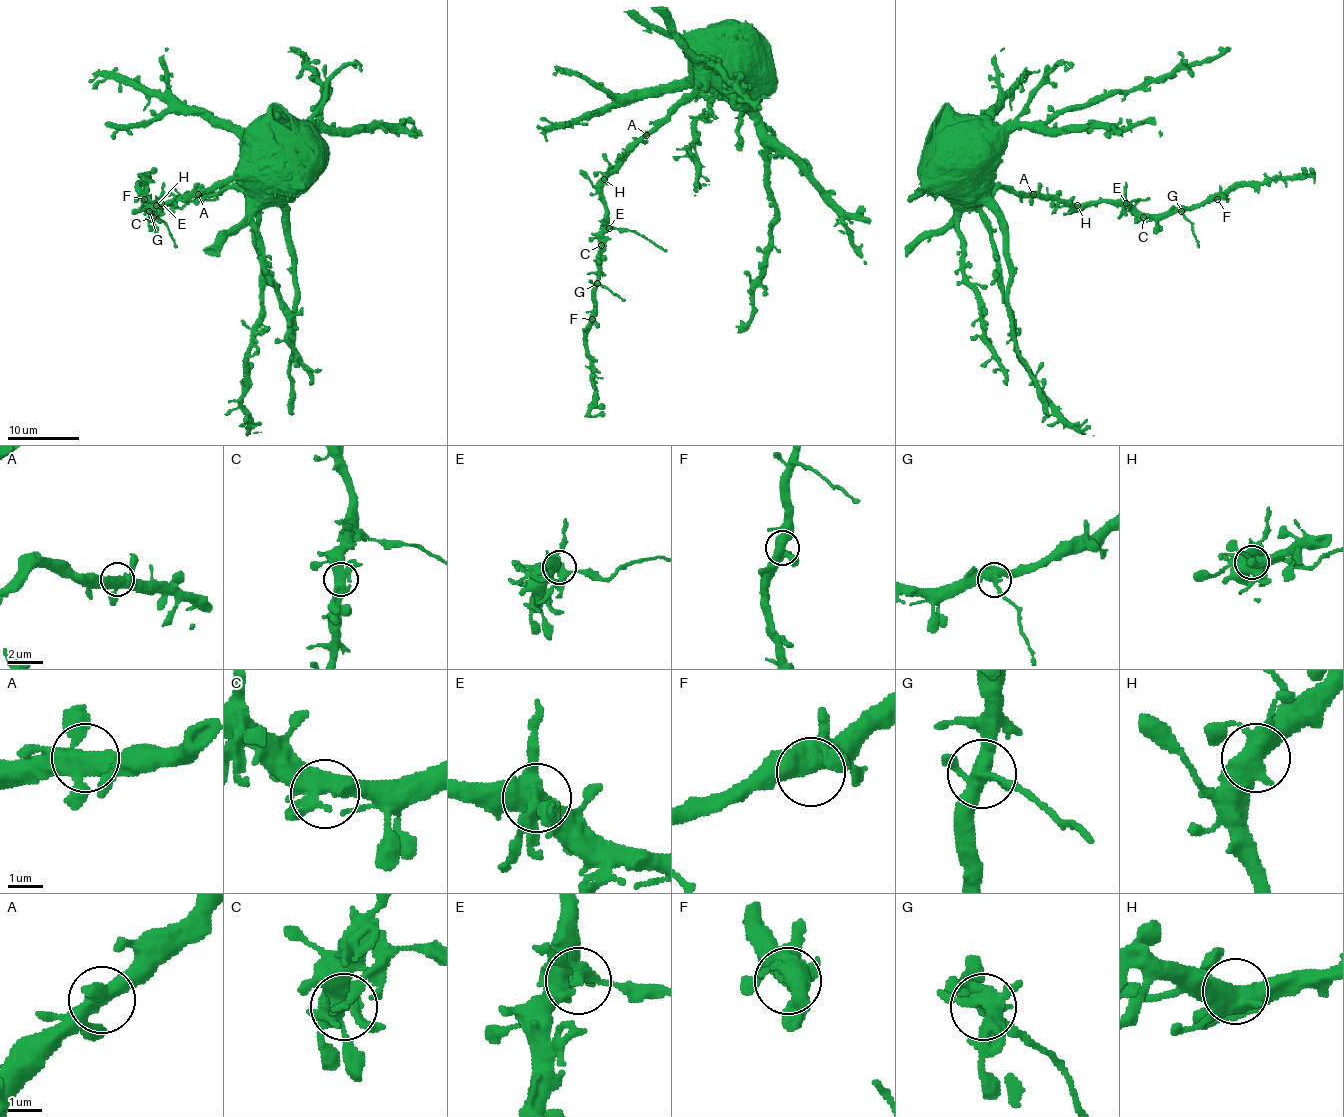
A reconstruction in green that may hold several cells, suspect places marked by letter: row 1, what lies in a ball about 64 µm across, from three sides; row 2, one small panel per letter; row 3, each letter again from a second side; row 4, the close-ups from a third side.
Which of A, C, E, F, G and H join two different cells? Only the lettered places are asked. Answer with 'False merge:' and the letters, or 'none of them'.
False merge: E, G

